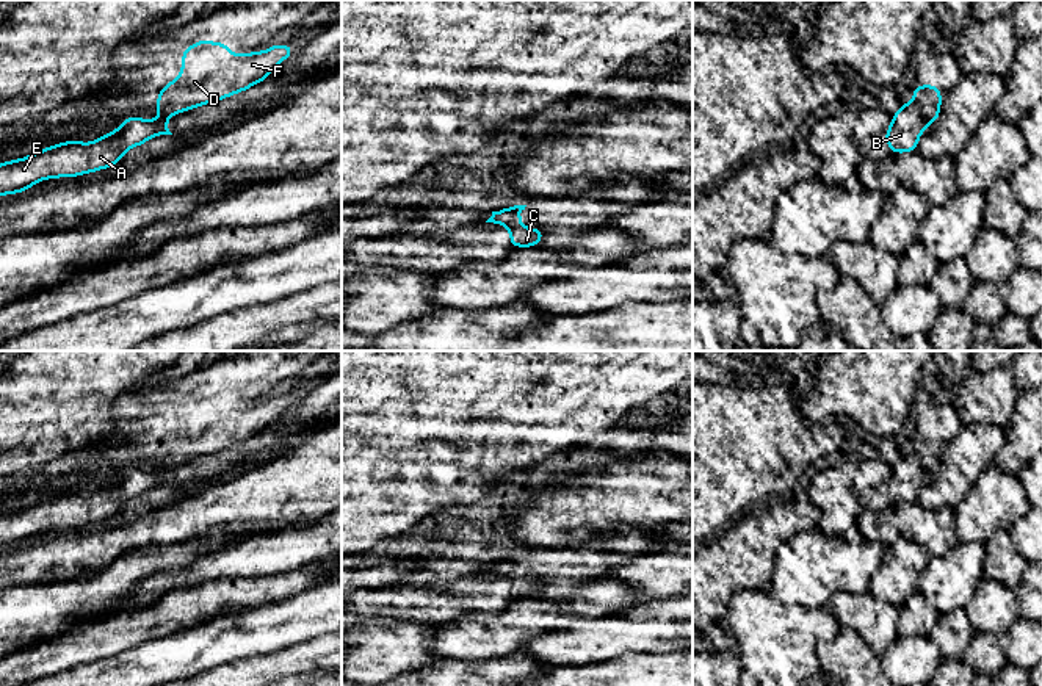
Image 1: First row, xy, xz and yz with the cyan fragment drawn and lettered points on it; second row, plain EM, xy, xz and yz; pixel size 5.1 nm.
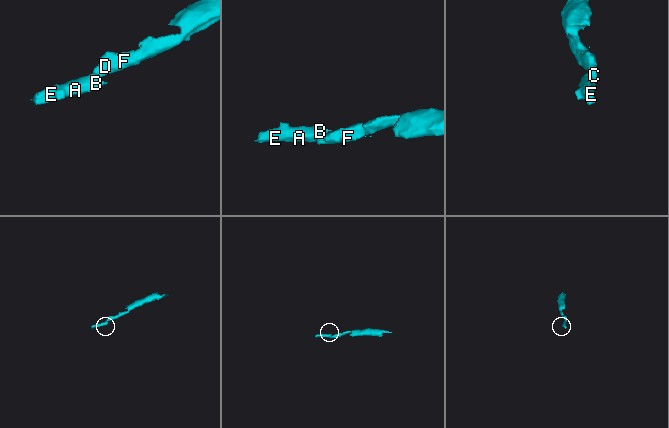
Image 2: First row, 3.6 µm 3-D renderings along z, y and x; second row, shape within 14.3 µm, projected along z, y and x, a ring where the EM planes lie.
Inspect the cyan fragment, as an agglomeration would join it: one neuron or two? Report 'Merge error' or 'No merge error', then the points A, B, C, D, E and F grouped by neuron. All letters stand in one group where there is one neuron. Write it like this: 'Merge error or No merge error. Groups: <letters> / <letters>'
Merge error. Groups: A B E / C D F

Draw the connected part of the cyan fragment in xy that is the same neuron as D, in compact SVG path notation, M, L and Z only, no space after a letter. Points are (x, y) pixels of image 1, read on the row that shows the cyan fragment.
M199 39L183 49L179 77L157 94L158 113L180 114L243 92L263 83L293 53L290 44L274 44L263 52L232 55L227 42Z

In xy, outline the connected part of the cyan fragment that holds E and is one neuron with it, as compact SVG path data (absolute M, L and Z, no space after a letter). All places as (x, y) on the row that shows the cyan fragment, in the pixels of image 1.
M128 116L118 130L83 144L80 139L53 144L25 158L0 163L0 196L19 194L36 182L60 177L80 177L118 164L128 149L158 135L172 135L168 117L154 121Z

